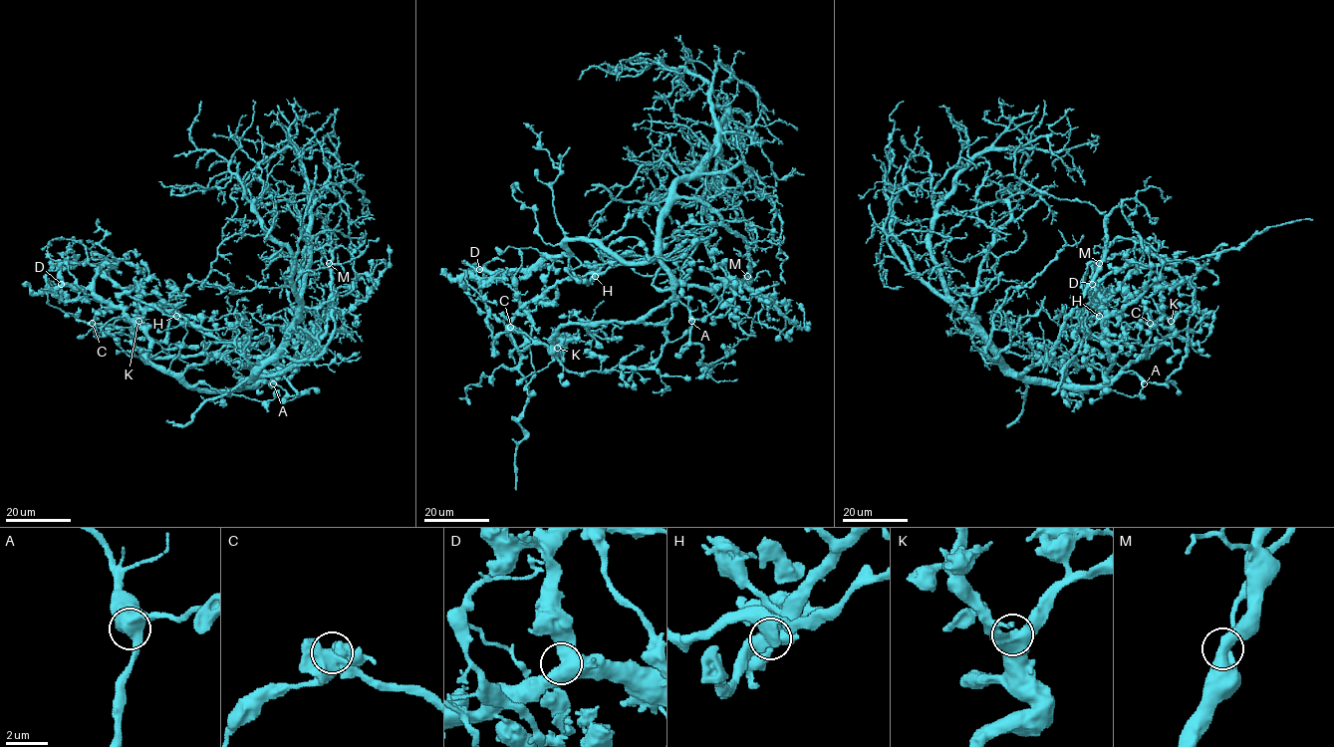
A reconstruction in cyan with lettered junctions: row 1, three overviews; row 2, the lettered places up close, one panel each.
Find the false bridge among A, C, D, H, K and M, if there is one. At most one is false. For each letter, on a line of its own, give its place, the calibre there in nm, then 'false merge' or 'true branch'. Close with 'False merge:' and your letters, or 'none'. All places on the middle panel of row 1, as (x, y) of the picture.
A: (691, 321) | 550 nm | true branch
C: (510, 327) | 500 nm | true branch
D: (479, 269) | 500 nm | true branch
H: (595, 276) | 550 nm | false merge
K: (557, 348) | 500 nm | true branch
M: (747, 276) | 460 nm | true branch
False merge: H

